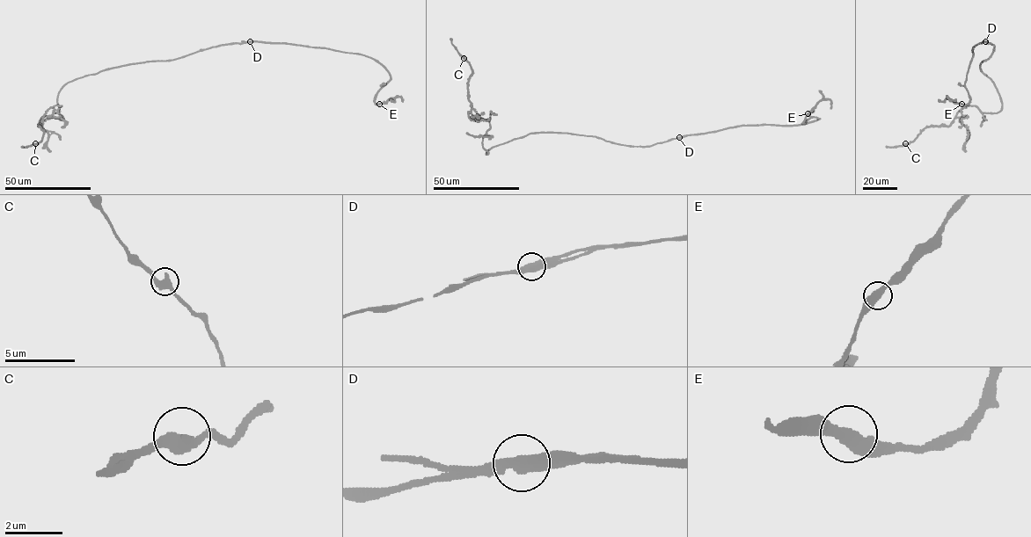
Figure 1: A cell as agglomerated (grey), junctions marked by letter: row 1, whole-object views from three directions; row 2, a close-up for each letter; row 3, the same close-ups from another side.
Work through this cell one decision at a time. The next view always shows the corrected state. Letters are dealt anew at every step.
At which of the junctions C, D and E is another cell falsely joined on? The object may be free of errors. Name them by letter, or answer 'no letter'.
D

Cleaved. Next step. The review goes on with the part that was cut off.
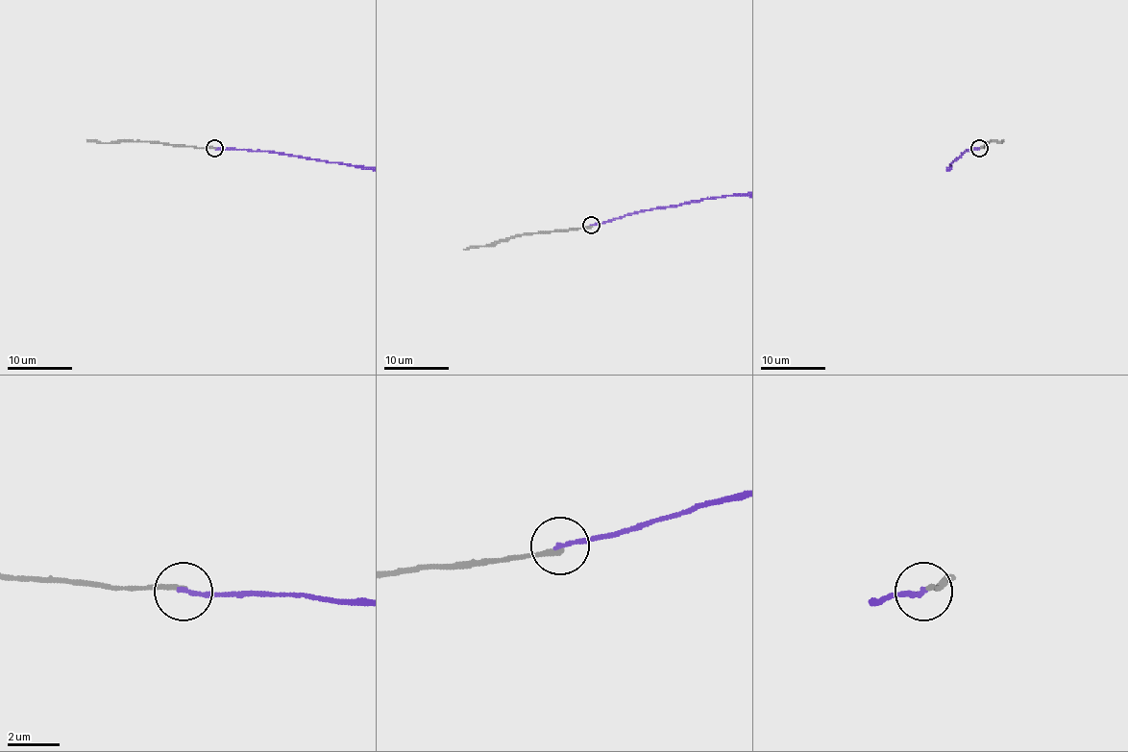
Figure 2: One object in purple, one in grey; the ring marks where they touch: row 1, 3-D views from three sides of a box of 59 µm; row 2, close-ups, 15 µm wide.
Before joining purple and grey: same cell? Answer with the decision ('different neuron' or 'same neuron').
different neuron

